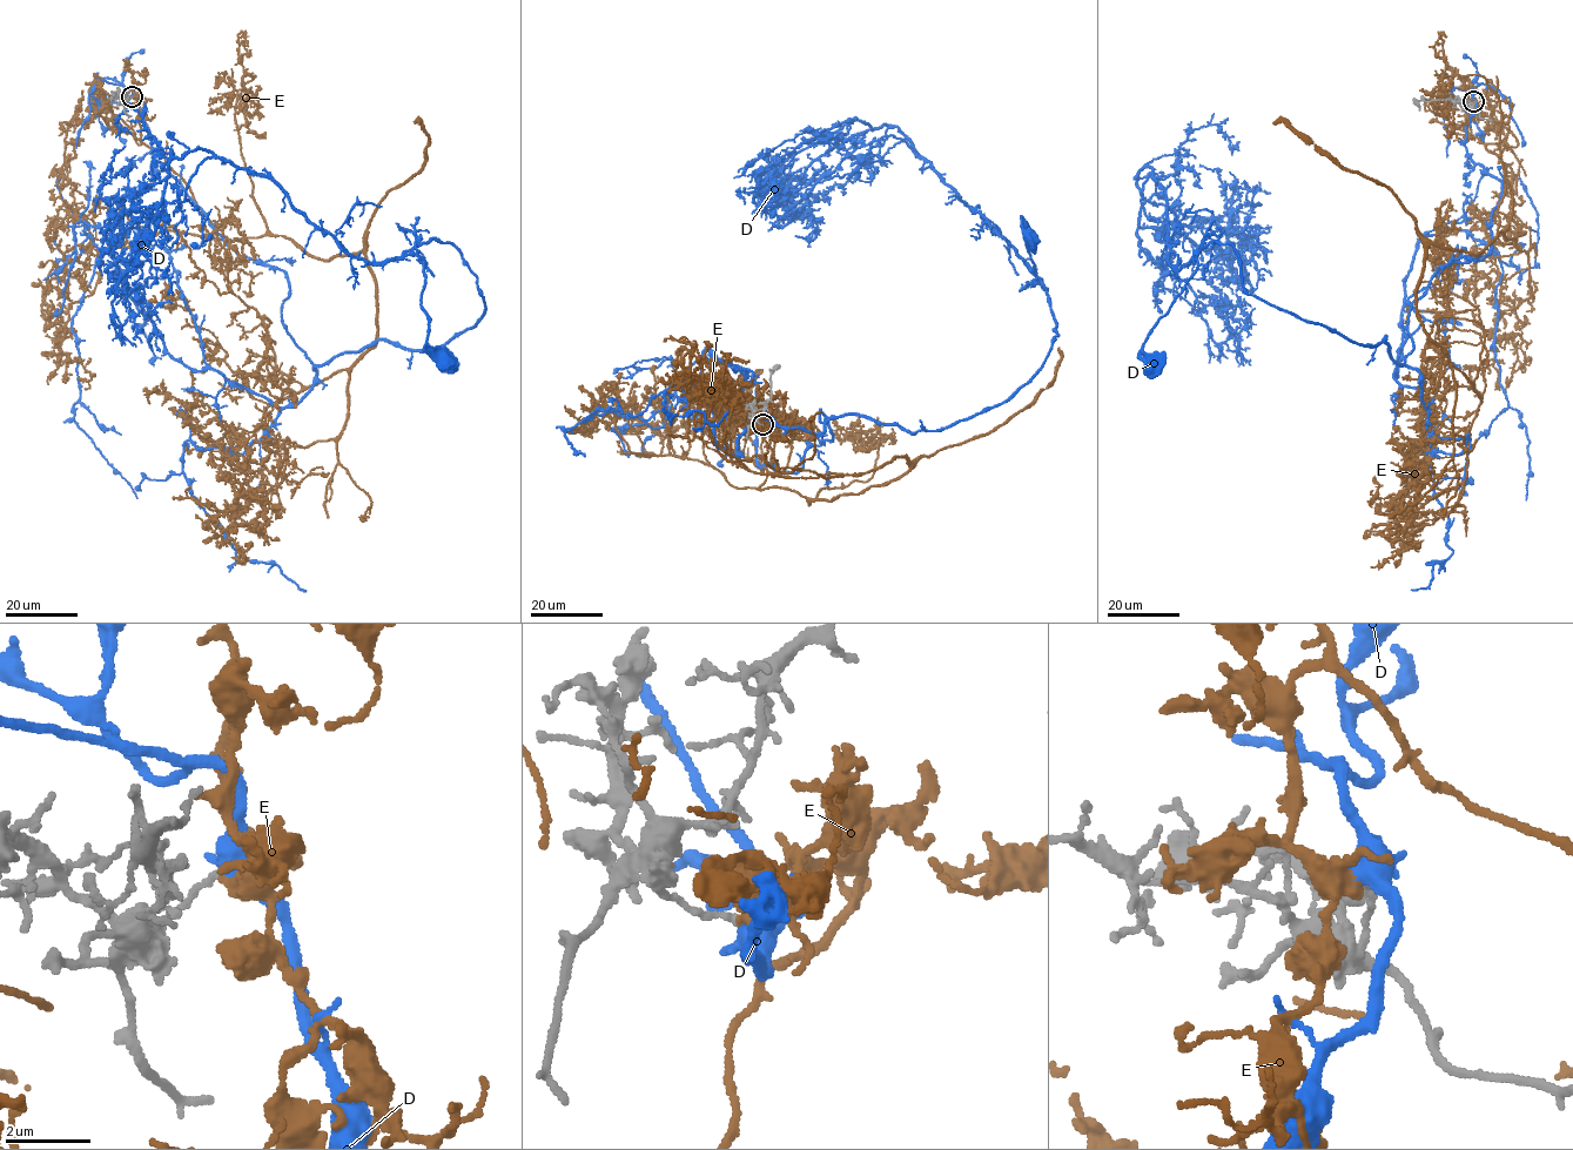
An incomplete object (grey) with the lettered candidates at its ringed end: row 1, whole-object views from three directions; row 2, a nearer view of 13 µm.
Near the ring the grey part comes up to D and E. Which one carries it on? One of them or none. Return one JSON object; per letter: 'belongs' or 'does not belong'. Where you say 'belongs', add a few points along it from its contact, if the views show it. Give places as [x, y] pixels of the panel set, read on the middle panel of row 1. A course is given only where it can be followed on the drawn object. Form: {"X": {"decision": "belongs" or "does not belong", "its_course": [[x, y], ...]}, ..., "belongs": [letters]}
{"D": {"decision": "does not belong"}, "E": {"decision": "belongs", "its_course": [[763, 424], [759, 488], [833, 500], [909, 469], [730, 455], [692, 347], [664, 341]]}, "belongs": ["E"]}

